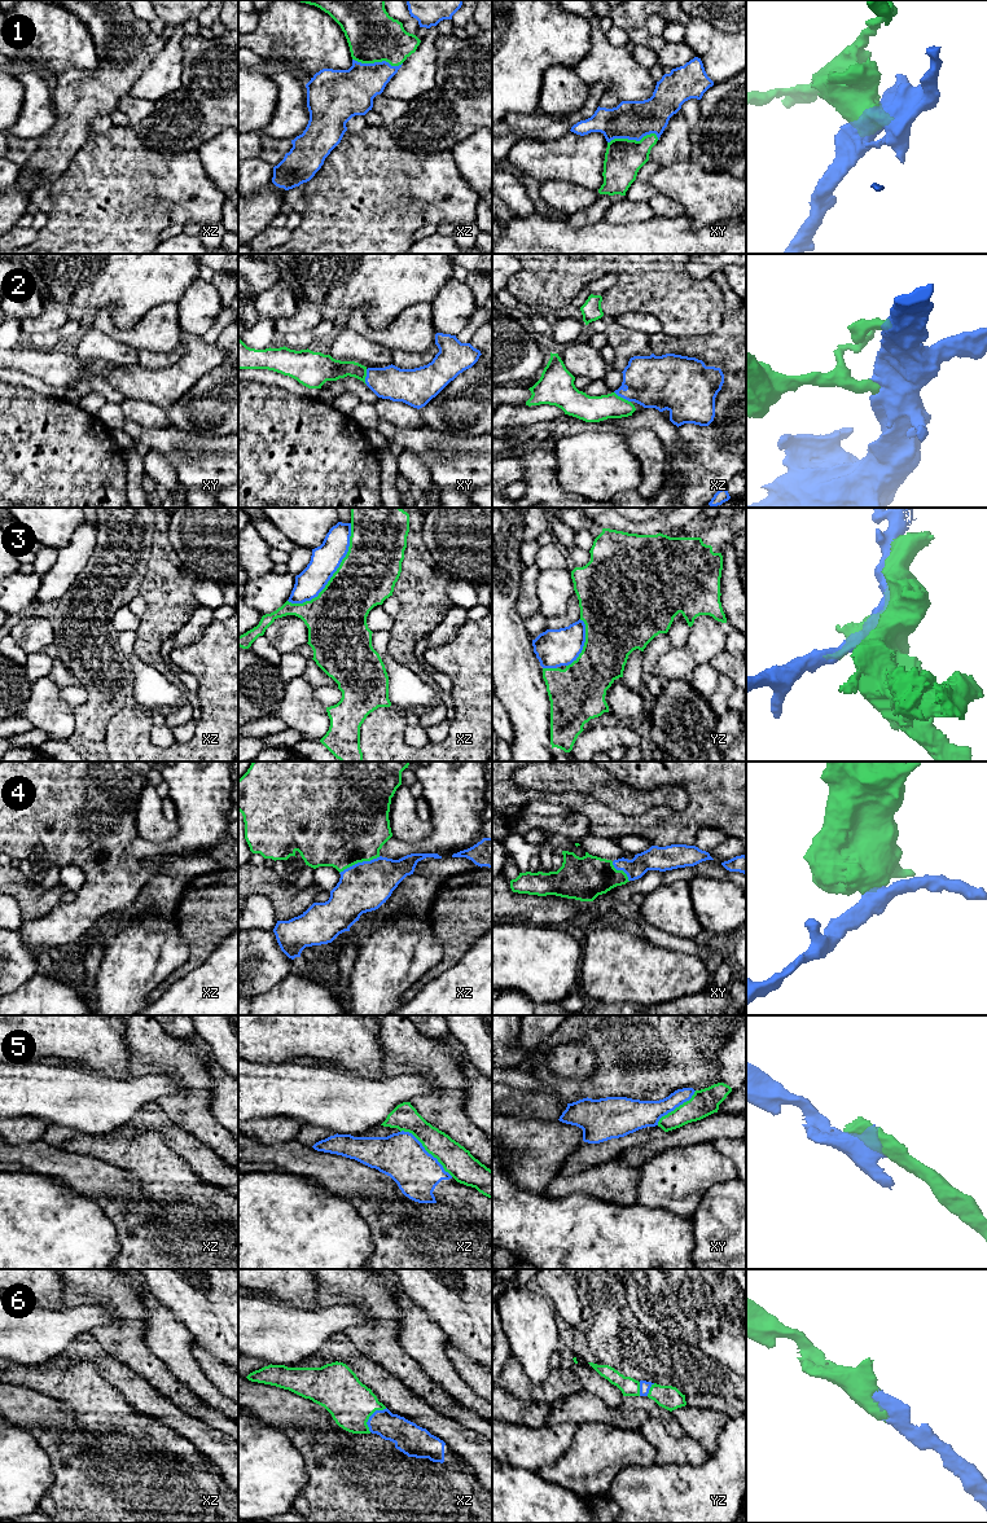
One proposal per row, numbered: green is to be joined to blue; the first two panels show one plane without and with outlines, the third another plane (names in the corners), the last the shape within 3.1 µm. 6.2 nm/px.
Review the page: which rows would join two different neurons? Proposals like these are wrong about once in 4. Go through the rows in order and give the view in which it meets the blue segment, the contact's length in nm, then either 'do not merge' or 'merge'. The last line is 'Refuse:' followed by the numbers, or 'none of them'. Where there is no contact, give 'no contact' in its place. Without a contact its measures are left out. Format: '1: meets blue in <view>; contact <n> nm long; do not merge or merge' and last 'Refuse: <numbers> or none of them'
1: meets blue in xy; contact 320 nm long; merge
2: meets blue in xz; contact 120 nm long; merge
3: meets blue in xz; contact 650 nm long; do not merge
4: meets blue in xz; contact 280 nm long; merge
5: meets blue in xz; contact 440 nm long; do not merge
6: meets blue in xz; contact 190 nm long; merge
Refuse: 3, 5

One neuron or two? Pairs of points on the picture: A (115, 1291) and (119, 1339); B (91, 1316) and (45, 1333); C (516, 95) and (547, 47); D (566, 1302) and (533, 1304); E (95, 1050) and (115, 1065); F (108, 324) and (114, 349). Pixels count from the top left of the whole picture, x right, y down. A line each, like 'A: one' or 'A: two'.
A: one
B: one
C: one
D: two
E: one
F: two

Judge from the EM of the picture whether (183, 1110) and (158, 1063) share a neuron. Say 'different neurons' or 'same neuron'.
same neuron

